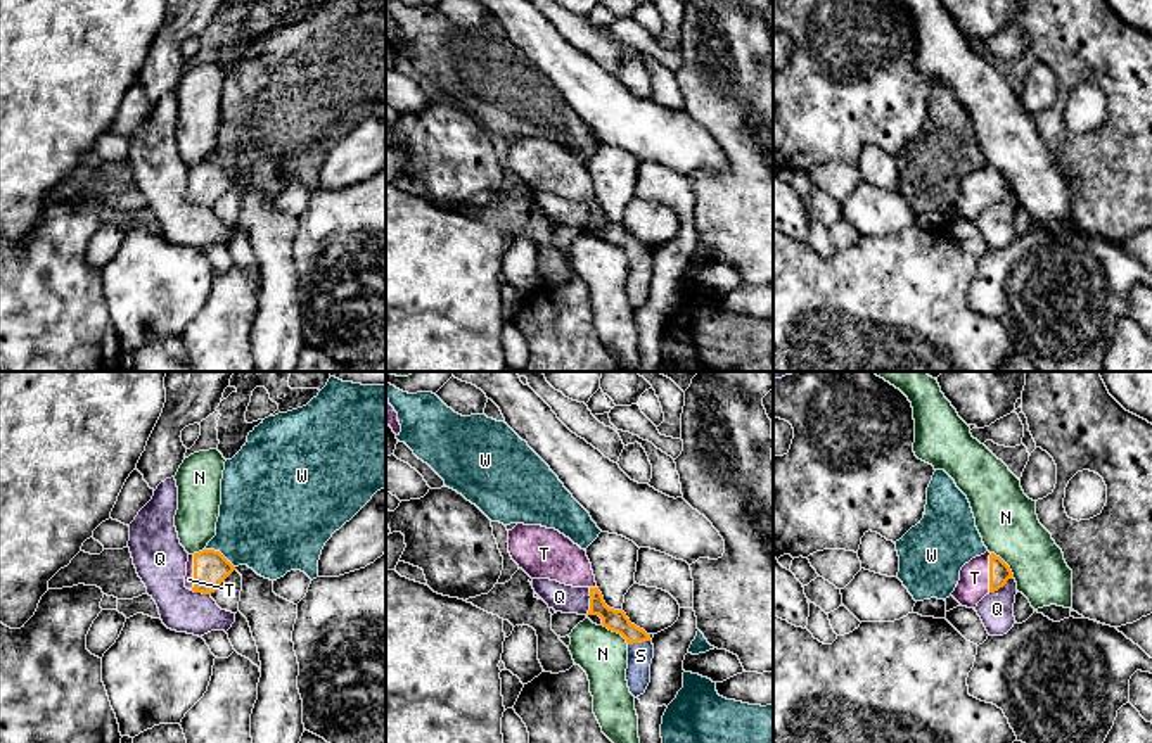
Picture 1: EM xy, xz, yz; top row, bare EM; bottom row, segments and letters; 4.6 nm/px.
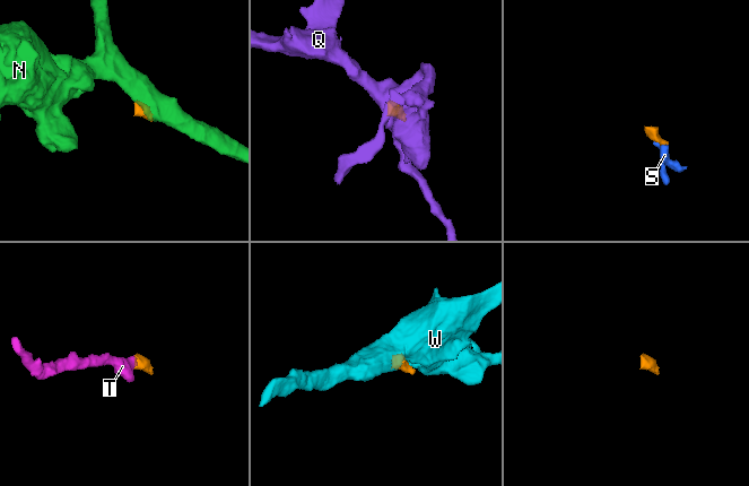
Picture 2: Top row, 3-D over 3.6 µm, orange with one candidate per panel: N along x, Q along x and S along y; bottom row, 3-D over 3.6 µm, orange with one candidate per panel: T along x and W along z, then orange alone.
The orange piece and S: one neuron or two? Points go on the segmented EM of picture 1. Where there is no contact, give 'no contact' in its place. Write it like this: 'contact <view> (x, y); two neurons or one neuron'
contact xz (639, 641); one neuron

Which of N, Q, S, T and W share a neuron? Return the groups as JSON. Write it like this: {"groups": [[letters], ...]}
{"groups": [["N"], ["Q"], ["S", "T"], ["W"]]}

